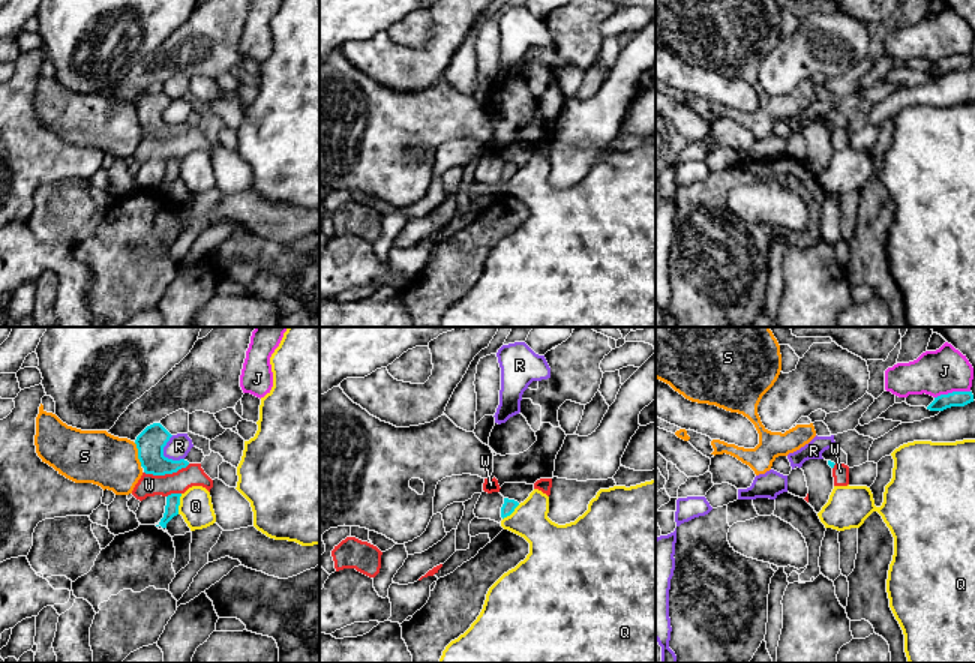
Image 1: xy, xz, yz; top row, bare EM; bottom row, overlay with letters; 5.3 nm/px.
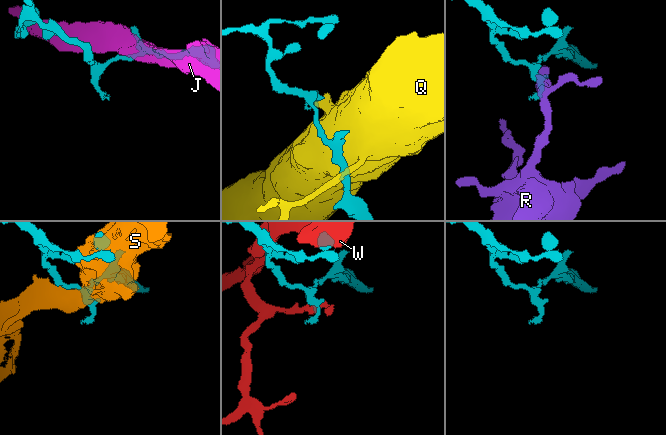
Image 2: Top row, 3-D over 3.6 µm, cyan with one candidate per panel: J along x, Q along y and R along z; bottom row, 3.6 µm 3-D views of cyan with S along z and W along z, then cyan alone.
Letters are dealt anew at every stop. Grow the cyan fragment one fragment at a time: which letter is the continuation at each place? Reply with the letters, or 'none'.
none

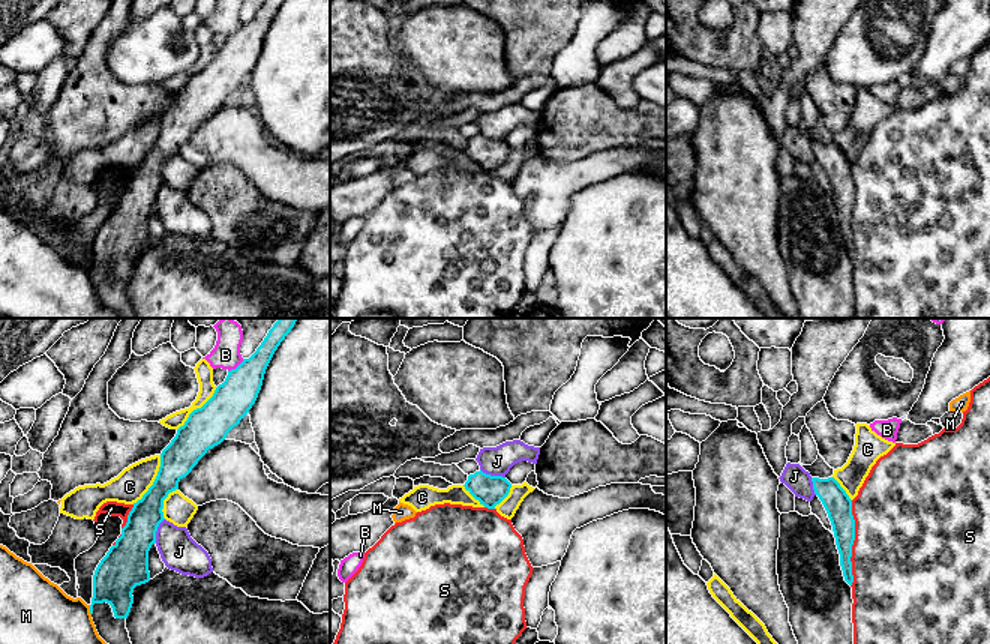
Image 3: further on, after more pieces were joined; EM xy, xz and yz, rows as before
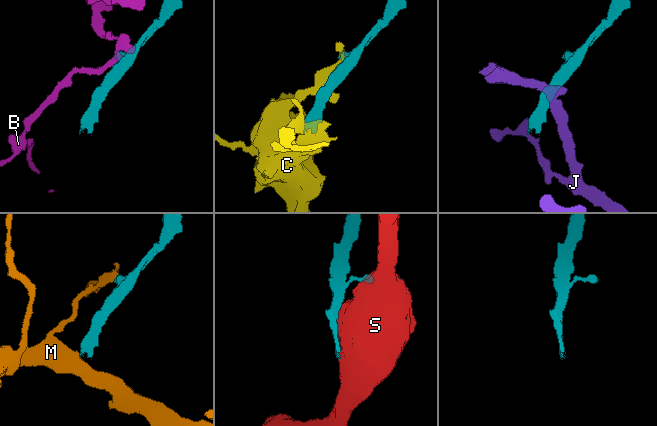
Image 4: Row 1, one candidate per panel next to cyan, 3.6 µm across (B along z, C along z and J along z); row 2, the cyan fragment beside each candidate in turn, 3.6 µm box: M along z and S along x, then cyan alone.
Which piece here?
none

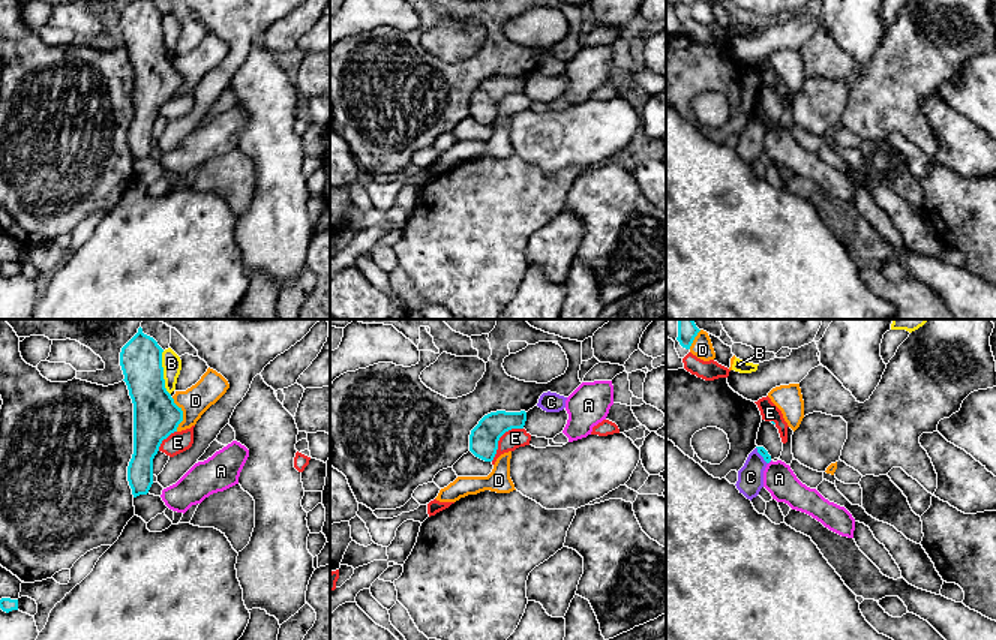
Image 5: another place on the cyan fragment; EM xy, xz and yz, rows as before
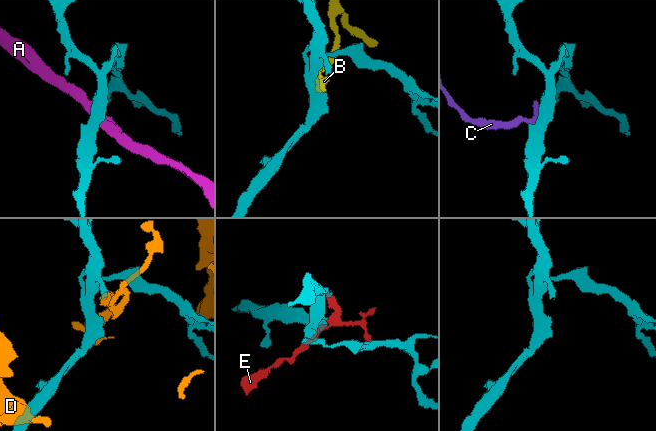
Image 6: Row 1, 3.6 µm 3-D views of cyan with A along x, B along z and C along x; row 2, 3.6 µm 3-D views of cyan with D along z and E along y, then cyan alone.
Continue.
none

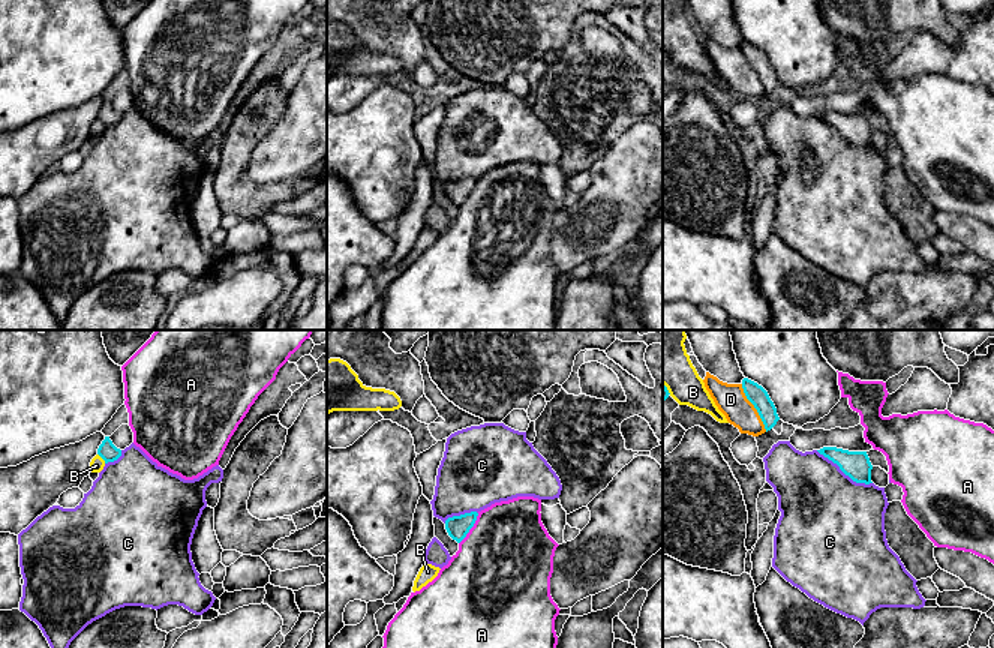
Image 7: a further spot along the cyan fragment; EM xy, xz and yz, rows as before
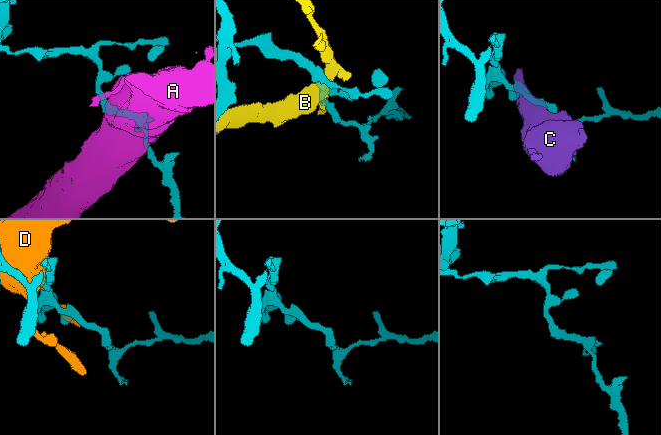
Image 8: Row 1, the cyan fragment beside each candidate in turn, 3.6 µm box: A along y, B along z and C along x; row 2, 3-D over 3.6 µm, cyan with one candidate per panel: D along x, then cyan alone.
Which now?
none

